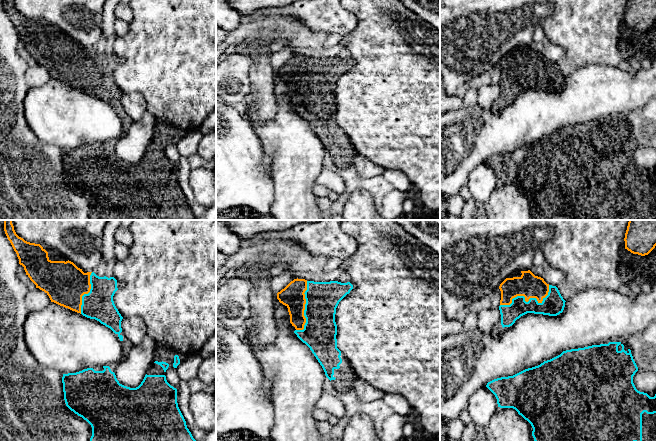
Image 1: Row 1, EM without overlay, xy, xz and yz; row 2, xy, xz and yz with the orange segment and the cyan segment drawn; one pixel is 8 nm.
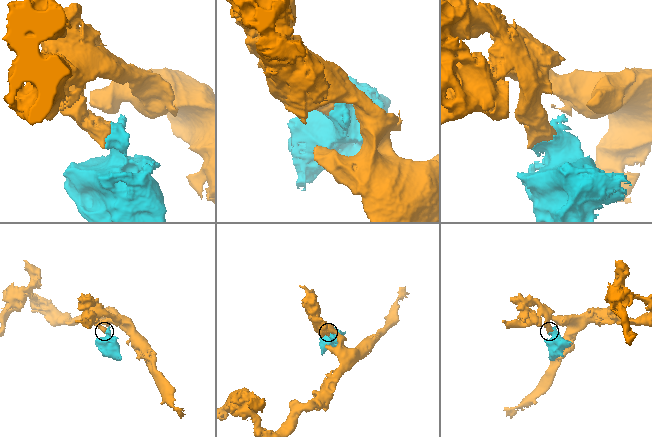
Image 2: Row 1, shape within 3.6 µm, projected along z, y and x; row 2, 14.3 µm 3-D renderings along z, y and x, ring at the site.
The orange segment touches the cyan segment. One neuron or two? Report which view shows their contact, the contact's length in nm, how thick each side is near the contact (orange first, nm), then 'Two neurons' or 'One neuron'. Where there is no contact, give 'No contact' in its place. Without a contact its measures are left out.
Touches orange in yz. Shared border 440 nm. Thickness 190 nm (orange) against 180 nm. One neuron

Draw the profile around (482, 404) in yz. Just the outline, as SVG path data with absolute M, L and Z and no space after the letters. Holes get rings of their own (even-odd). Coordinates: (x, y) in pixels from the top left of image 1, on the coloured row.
M487 387L477 389L468 399L467 410L478 426L486 426L497 409L497 399Z

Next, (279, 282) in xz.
M286 270L278 276L274 276L270 282L270 289L273 294L277 294L284 289L291 281L297 279L297 272Z

